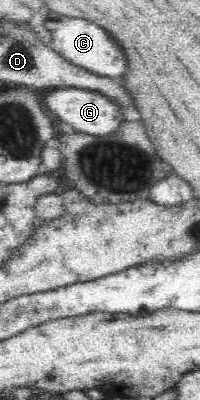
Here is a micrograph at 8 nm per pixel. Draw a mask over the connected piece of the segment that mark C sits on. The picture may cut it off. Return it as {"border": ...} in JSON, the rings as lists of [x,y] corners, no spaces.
{"border":[[[60,17],[43,23],[51,33],[49,46],[72,65],[81,67],[97,76],[116,78],[126,71],[126,57],[117,41],[99,25],[74,17]]]}

